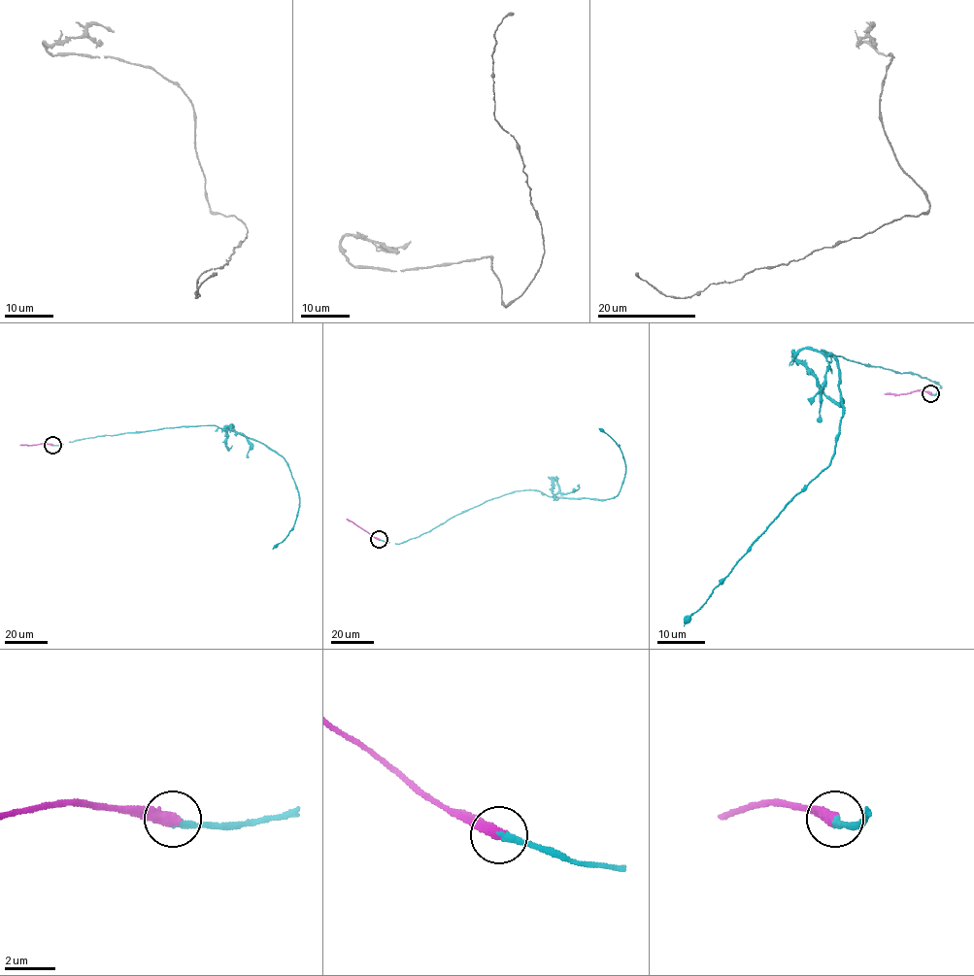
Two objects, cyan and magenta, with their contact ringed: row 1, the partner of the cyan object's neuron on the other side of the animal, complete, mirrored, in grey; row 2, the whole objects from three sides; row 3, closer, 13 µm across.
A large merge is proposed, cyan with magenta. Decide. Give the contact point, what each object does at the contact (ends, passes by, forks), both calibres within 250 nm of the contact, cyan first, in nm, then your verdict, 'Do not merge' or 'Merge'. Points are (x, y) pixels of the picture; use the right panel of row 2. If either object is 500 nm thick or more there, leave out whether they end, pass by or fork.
Place: (930, 393). Thickness 320 nm (cyan) against 500 nm. Merge

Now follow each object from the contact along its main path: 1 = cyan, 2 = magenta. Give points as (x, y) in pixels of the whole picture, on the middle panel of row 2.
1: (379, 539), (402, 543), (516, 491), (612, 498), (623, 481), (625, 464), (619, 446), (599, 428)
2: (379, 539), (346, 519)

